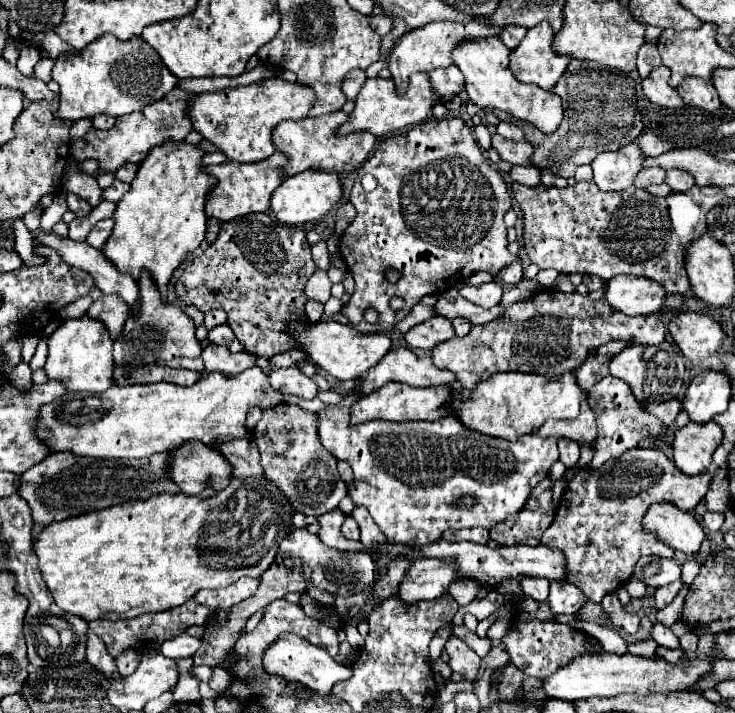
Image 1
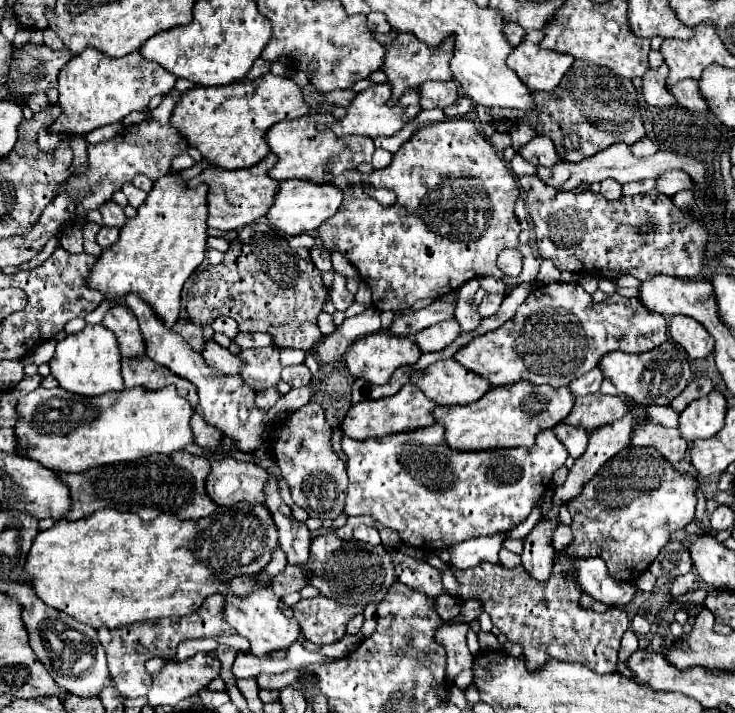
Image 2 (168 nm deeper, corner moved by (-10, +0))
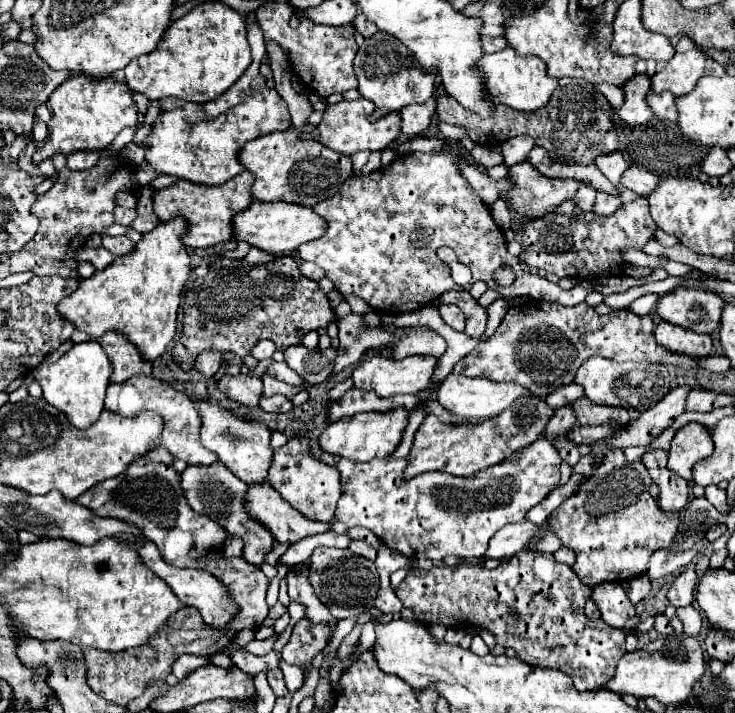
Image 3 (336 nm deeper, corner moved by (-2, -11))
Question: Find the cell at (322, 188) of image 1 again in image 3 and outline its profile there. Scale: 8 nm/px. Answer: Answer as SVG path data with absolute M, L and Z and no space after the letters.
M254 201L244 211L236 213L232 219L232 231L236 241L246 241L250 247L284 255L296 251L302 243L320 239L324 235L326 223L308 207L300 207L294 203L260 203Z

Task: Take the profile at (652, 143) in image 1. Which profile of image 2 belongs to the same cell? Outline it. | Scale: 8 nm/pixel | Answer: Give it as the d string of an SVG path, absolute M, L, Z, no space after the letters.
M650 138L638 140L638 142L632 144L630 148L632 148L632 154L634 154L634 156L652 156L652 154L658 152L658 146L656 146Z

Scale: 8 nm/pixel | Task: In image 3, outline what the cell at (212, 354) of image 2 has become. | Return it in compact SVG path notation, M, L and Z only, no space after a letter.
M224 375L218 381L218 389L240 405L258 407L262 397L262 379L252 375Z

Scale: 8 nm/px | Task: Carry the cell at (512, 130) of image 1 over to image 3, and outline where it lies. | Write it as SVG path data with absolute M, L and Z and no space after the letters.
M518 135L518 137L512 137L508 139L506 143L502 143L502 157L504 157L504 163L506 165L512 165L512 163L522 163L528 159L528 153L530 149L534 147L534 139L530 135Z

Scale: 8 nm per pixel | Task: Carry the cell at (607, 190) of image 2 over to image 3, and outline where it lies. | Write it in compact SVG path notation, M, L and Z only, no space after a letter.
M582 185L582 187L574 193L572 203L574 203L578 209L582 209L582 211L592 211L592 205L594 205L594 195L596 195L596 191L594 191L592 187Z

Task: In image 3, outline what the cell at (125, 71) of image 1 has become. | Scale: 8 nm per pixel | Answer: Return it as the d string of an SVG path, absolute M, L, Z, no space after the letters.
M74 75L54 91L48 99L48 109L52 119L48 121L48 137L44 139L40 149L40 161L50 159L54 153L76 153L76 151L100 151L110 147L116 135L124 127L134 127L138 121L138 109L132 101L130 87L114 77L106 81L90 81L84 75Z

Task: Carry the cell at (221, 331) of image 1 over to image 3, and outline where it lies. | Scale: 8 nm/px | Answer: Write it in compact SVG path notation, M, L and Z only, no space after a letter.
M260 341L260 343L252 349L252 355L254 355L258 361L262 361L262 359L272 357L274 351L276 351L276 347L274 347L272 341Z

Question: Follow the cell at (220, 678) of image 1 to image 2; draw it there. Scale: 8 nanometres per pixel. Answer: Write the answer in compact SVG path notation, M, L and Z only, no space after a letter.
M239 651L232 664L232 672L236 678L256 678L258 674L278 674L286 672L288 666L284 660L268 660L268 658L256 658L249 651Z

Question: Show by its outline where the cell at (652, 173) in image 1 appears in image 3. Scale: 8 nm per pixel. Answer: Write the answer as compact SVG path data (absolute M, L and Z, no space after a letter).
M600 193L596 195L594 199L594 213L596 215L612 215L618 207L622 205L622 199L614 197L614 195L606 195L606 193Z

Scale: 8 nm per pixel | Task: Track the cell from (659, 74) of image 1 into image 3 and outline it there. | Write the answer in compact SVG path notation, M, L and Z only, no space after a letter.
M634 75L632 79L622 85L624 103L622 107L610 107L608 115L612 121L622 121L624 125L642 125L646 123L654 113L646 105L646 91L650 89L650 77L648 75Z

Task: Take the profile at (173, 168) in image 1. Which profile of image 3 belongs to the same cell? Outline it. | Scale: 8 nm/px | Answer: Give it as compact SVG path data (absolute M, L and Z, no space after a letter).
M182 217L158 223L128 257L116 257L104 271L96 271L90 279L84 279L70 297L58 303L58 313L94 341L106 331L116 331L124 335L146 361L158 359L176 335L180 291L192 269L192 259L182 245L182 233L186 229L188 225Z

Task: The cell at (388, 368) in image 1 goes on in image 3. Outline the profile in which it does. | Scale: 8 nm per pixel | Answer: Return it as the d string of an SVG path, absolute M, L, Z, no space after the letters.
M450 373L444 383L438 389L438 401L448 409L454 411L454 415L460 417L460 421L470 421L470 419L490 419L498 413L502 413L506 407L510 407L516 399L520 397L530 397L532 391L526 391L526 387L518 383L494 383L490 379L482 377L464 377Z

